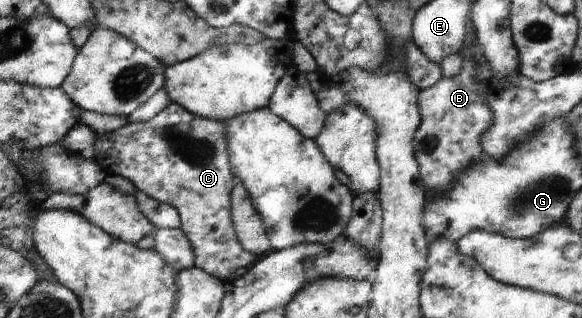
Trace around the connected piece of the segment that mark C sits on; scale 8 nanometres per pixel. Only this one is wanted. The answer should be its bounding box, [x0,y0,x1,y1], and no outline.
[94,102,258,282]

